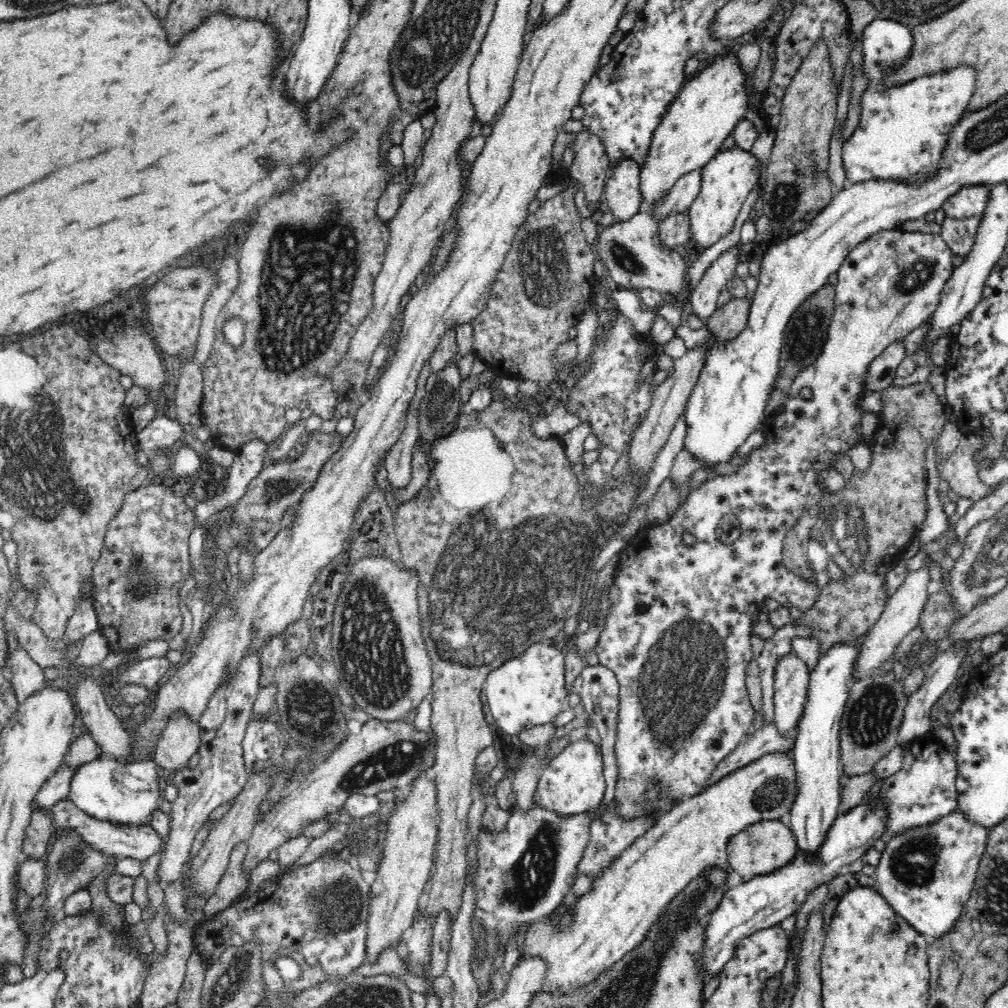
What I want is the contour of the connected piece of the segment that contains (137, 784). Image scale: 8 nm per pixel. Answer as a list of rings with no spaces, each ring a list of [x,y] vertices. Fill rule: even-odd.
[[[111,757],[94,759],[79,766],[71,784],[69,799],[90,816],[128,828],[148,824],[160,808],[165,776],[153,760],[124,764]]]

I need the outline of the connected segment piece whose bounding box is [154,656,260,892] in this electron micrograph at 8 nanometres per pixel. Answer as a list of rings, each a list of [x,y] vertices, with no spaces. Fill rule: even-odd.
[[[248,658],[241,664],[240,675],[234,679],[233,686],[227,697],[226,718],[218,730],[201,733],[201,745],[198,747],[201,759],[193,770],[184,770],[174,774],[175,783],[181,786],[180,794],[171,810],[170,838],[162,852],[160,864],[156,868],[156,882],[166,888],[176,881],[182,880],[191,858],[191,850],[195,834],[206,822],[209,814],[218,808],[224,800],[230,800],[247,785],[249,777],[246,774],[242,760],[242,743],[246,729],[250,723],[252,706],[258,696],[258,676],[260,676],[259,659]]]

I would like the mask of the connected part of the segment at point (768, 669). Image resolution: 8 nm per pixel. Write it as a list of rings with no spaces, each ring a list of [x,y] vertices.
[[[791,623],[785,624],[777,629],[771,638],[764,640],[762,652],[754,659],[760,669],[762,688],[762,709],[764,710],[764,721],[771,722],[774,719],[774,664],[780,656],[789,652],[792,638],[808,638],[808,628],[794,628]]]

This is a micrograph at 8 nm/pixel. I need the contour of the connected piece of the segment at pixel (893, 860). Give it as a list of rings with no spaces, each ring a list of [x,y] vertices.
[[[960,805],[926,824],[907,825],[906,829],[900,829],[898,833],[892,833],[890,838],[885,839],[886,848],[881,852],[882,856],[873,876],[875,879],[873,890],[900,916],[914,925],[918,932],[936,938],[946,934],[956,924],[964,910],[966,900],[970,898],[990,830],[988,824],[969,816],[969,812],[965,812]]]

